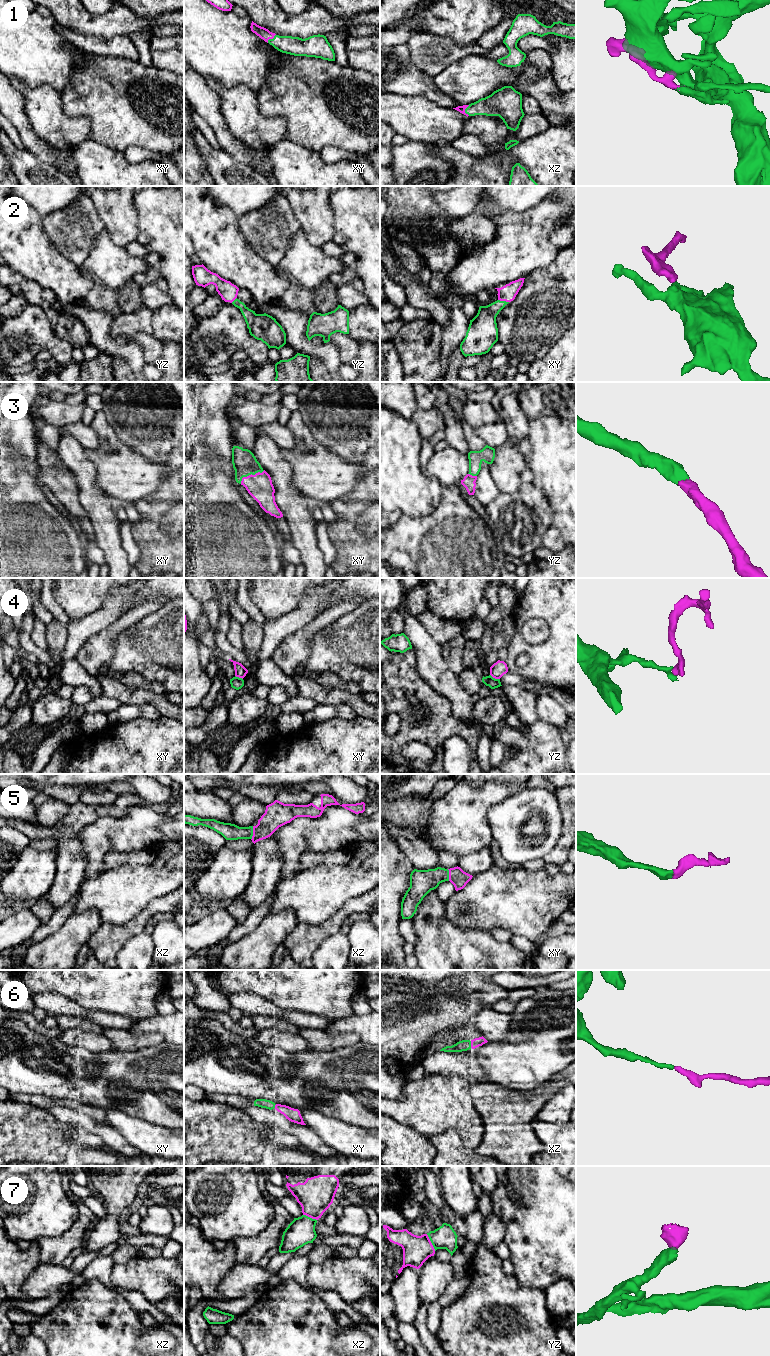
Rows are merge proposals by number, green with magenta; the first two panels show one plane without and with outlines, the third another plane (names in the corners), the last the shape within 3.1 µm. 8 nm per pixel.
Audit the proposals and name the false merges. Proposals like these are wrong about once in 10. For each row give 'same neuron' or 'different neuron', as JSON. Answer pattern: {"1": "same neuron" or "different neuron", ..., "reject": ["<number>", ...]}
{"1": "same neuron", "2": "same neuron", "3": "same neuron", "4": "different neuron", "5": "same neuron", "6": "same neuron", "7": "same neuron", "reject": ["4"]}

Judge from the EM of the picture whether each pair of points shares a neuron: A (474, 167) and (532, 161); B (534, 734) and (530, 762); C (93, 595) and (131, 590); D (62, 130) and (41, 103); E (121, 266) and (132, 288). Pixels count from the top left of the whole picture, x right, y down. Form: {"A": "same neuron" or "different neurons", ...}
{"A": "same neuron", "B": "same neuron", "C": "different neurons", "D": "same neuron", "E": "different neurons"}

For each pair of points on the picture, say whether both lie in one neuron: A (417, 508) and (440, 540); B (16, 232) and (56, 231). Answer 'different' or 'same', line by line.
A: different
B: different

